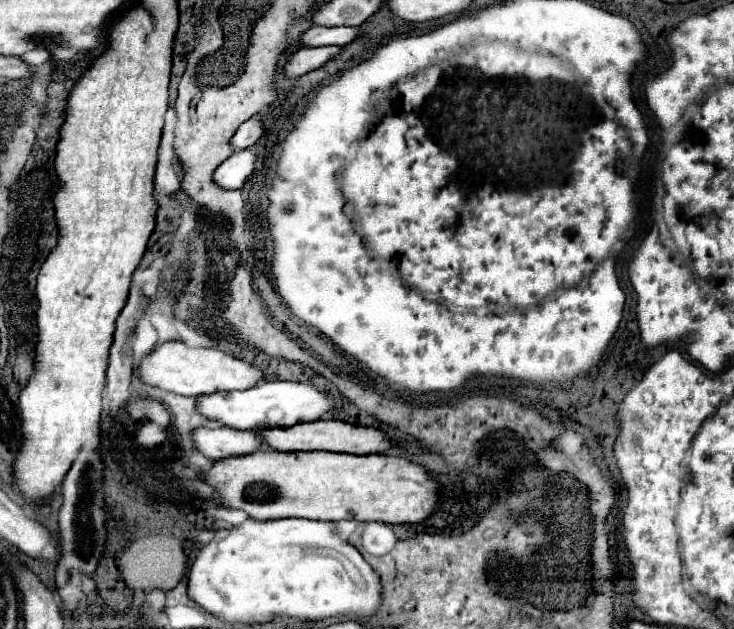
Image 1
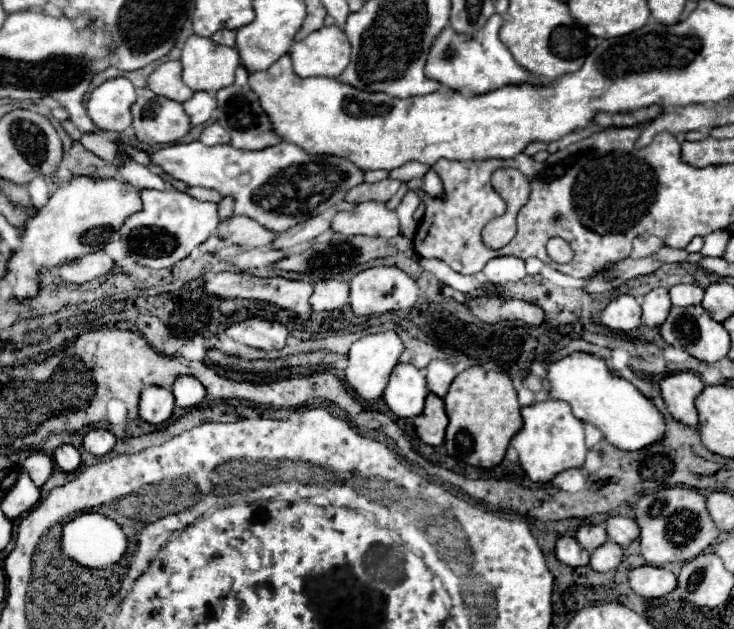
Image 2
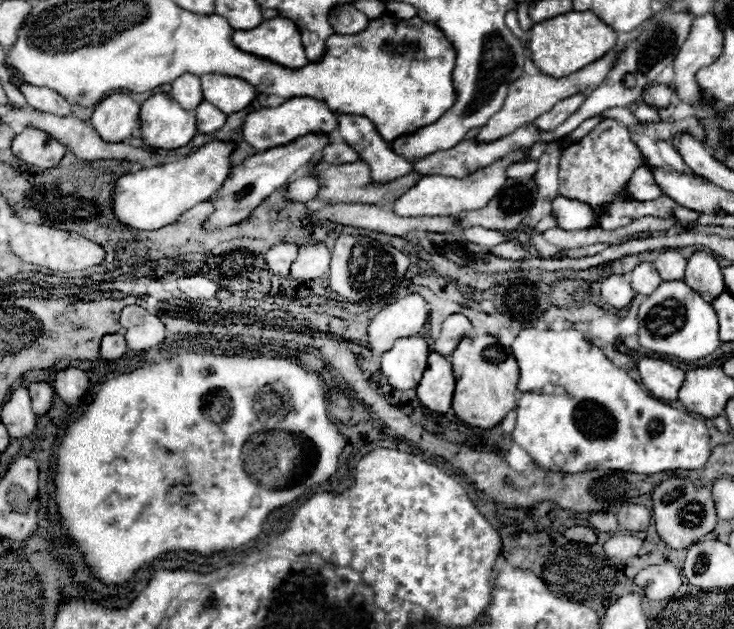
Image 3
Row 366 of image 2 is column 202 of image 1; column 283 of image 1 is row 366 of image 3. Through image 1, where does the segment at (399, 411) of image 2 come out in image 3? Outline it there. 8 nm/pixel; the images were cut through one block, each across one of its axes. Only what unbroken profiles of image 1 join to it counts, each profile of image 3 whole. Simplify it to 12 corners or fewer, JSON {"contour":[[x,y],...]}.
{"contour":[[402,338],[382,354],[396,390],[416,388],[428,366],[424,338]]}

